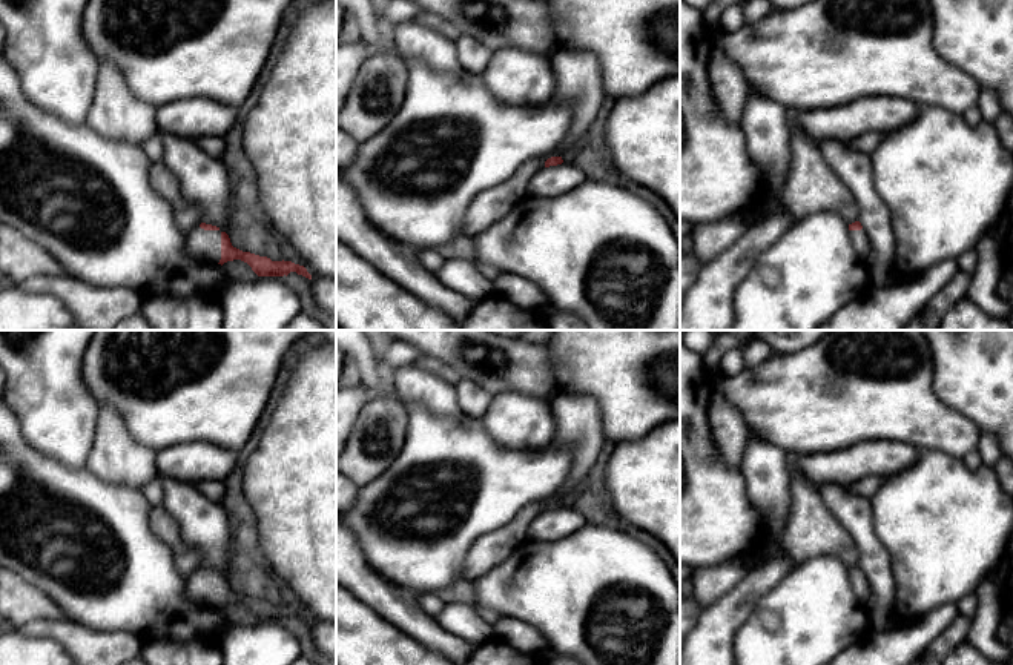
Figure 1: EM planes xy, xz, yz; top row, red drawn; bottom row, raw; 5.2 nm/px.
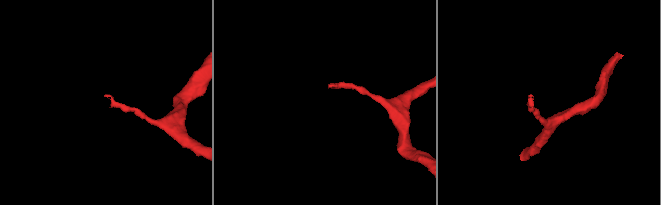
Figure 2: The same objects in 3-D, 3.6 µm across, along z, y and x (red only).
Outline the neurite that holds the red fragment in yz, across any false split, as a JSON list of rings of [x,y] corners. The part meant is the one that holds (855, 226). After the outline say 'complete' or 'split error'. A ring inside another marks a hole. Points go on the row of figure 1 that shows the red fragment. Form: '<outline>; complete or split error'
[[[860,221],[849,224],[849,230],[856,256],[866,263],[870,258],[870,241],[866,235],[866,230]]]; split error

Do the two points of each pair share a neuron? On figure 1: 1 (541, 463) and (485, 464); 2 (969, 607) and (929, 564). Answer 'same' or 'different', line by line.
1: same
2: different

